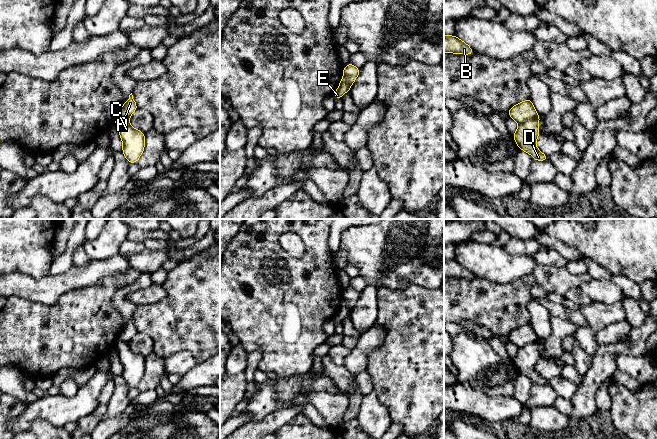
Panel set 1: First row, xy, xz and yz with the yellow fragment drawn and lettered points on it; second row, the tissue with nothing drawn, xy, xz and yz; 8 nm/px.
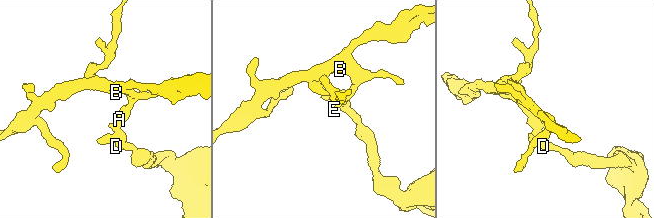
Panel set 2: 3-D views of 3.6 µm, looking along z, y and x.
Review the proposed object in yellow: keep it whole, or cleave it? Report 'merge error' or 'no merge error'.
merge error

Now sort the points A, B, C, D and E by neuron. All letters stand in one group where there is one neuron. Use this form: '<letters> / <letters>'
A B / C D E

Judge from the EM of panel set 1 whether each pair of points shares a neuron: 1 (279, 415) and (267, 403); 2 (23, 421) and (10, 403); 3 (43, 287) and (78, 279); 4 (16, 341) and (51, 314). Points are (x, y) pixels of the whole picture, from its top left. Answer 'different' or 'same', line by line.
1: different
2: different
3: same
4: same

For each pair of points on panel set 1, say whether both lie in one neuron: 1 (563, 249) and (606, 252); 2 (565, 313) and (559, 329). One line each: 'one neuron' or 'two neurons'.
1: two neurons
2: two neurons

